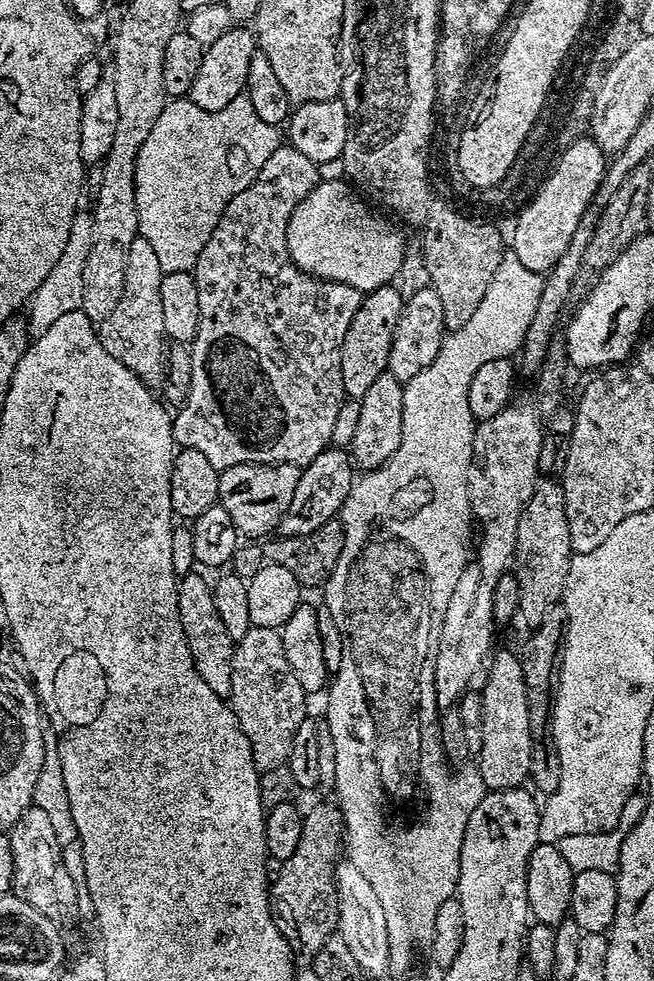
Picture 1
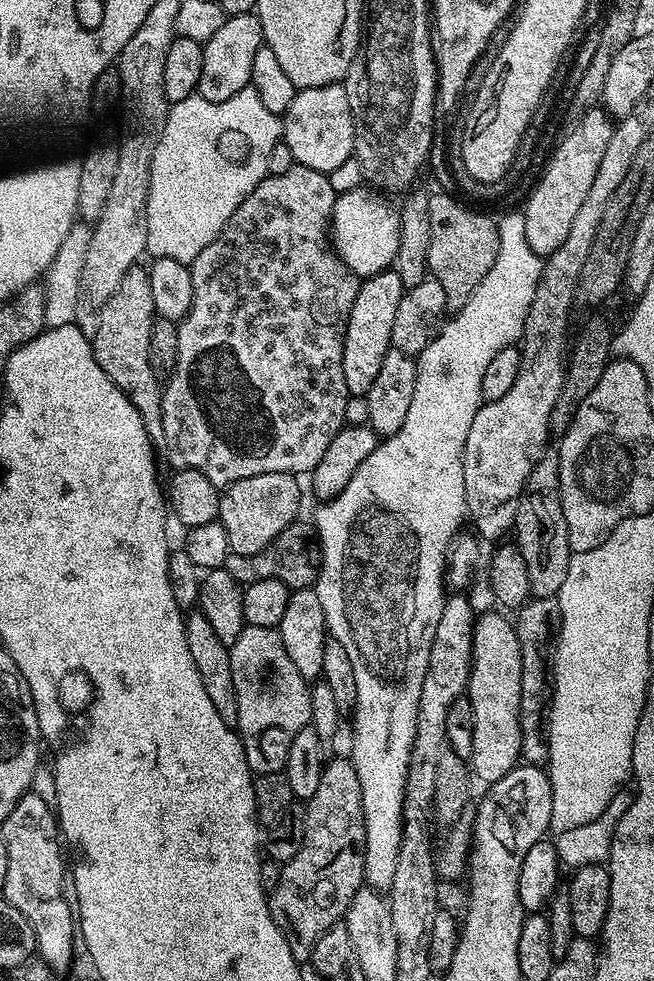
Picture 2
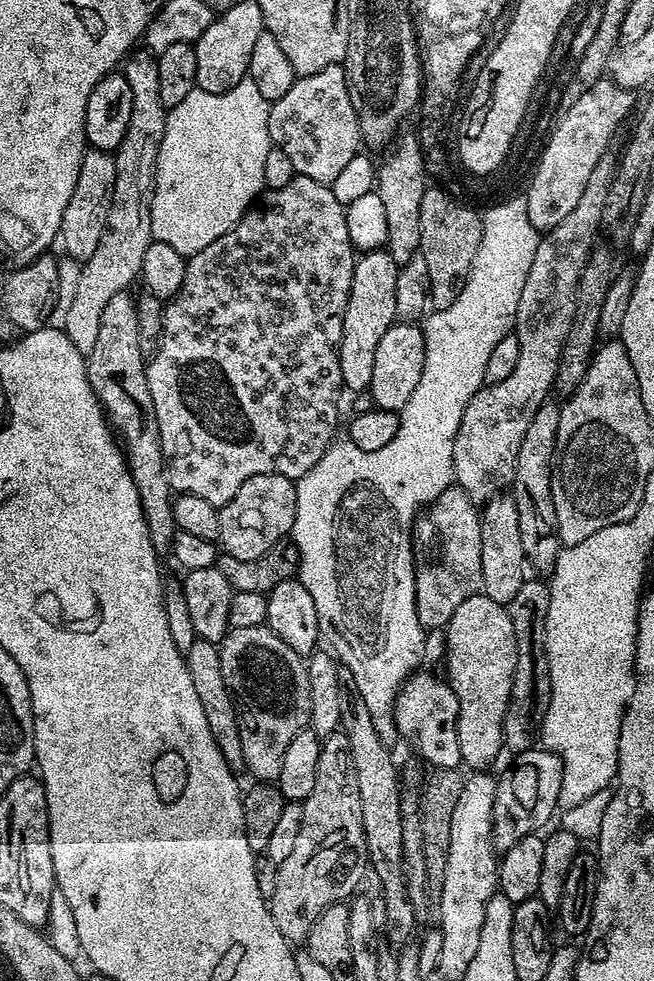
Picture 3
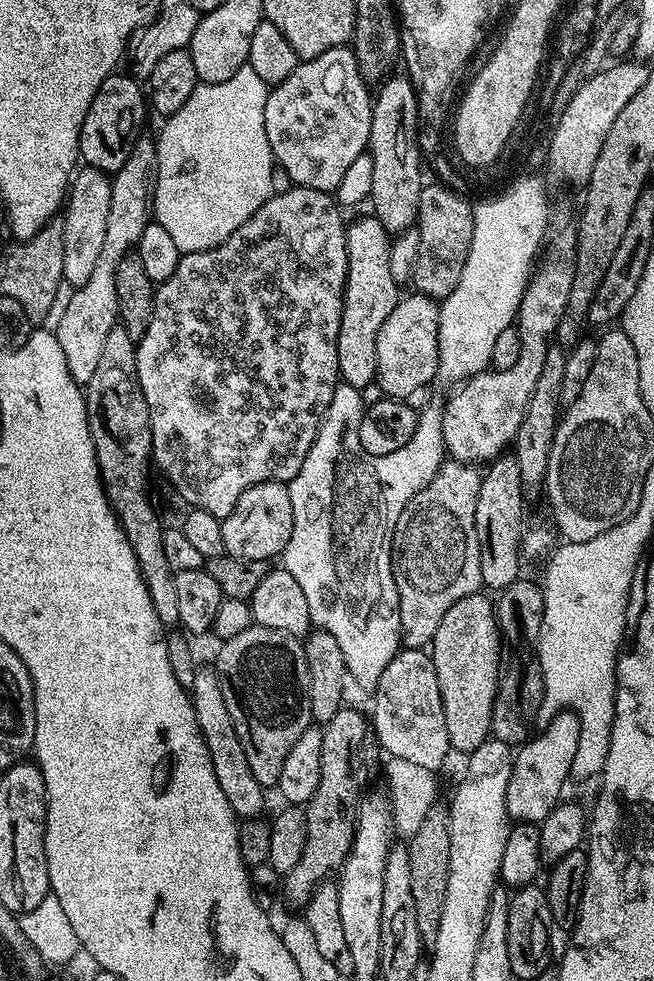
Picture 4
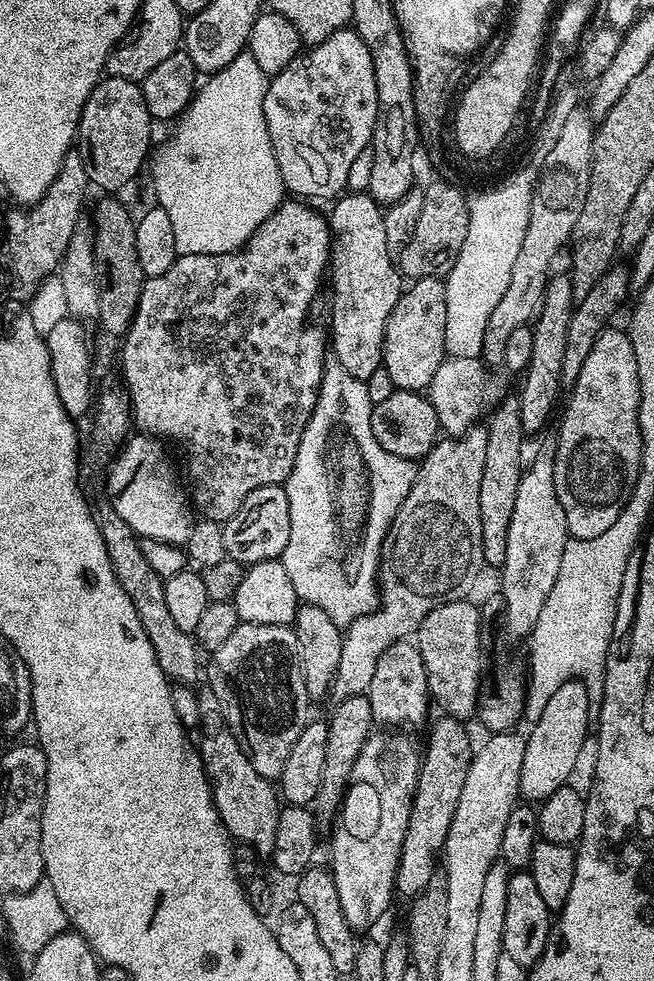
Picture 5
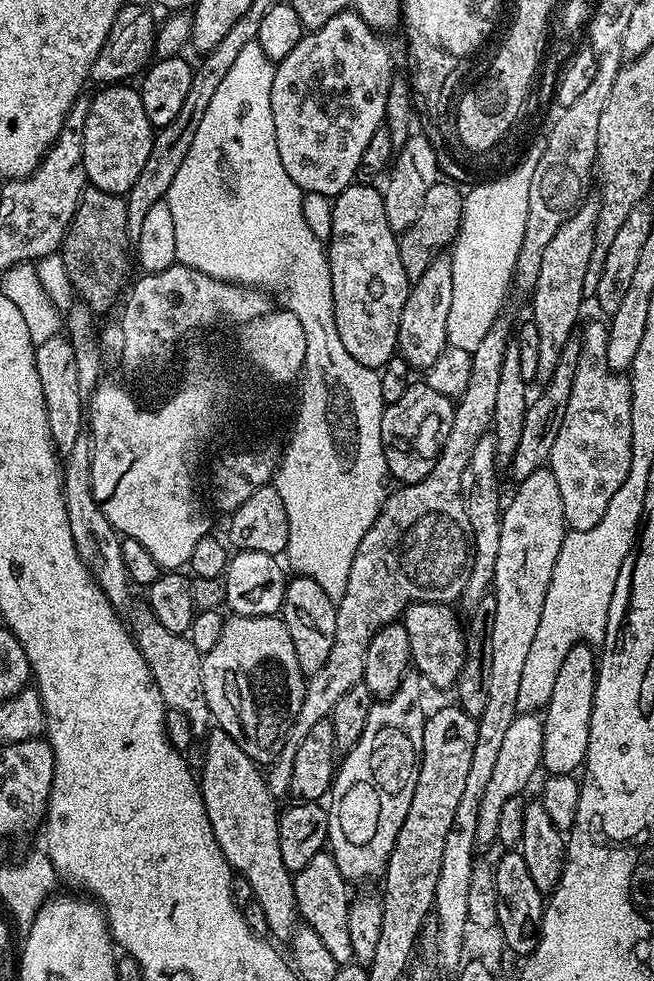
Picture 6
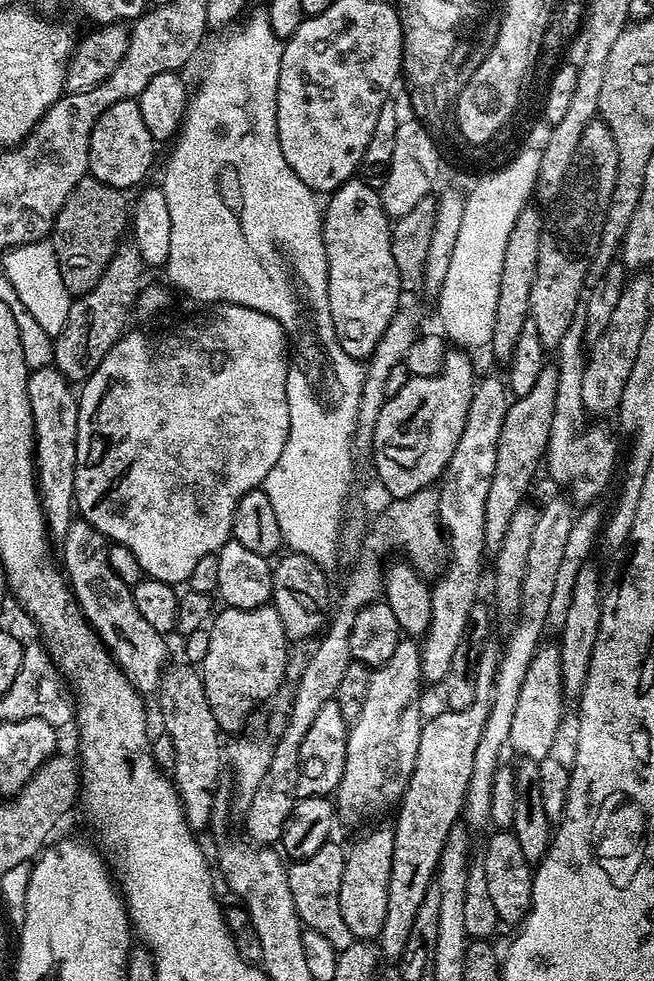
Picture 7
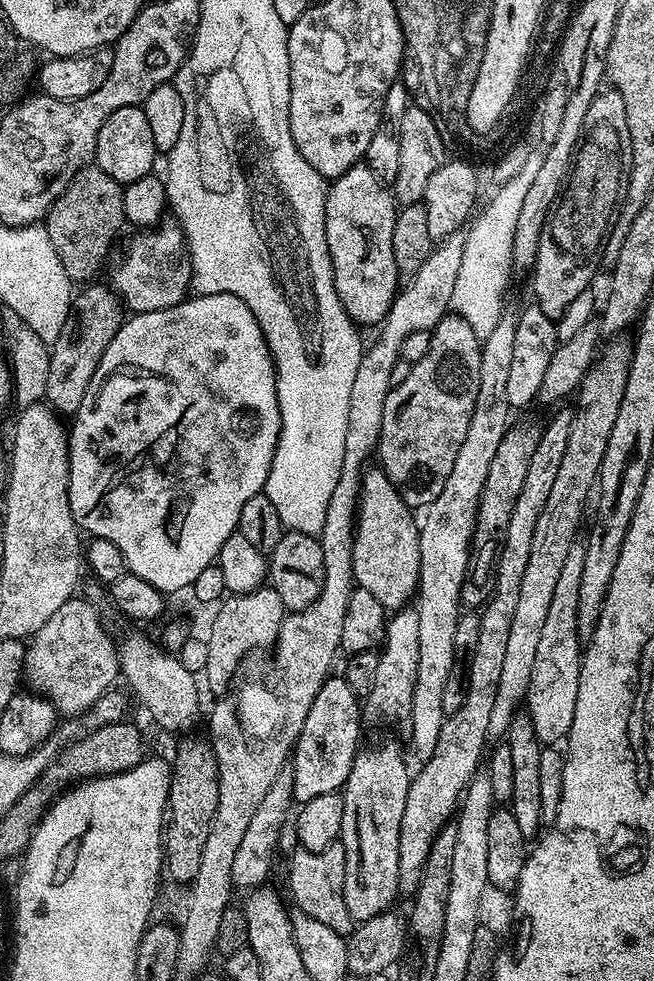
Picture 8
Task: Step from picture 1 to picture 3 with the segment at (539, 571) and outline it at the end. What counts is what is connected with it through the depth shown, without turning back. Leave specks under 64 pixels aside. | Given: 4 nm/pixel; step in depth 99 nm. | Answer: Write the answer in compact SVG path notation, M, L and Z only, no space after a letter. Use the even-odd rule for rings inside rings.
M549 398L538 410L538 414L530 422L530 430L526 430L522 450L518 450L518 466L516 477L510 485L510 495L518 506L518 527L522 530L522 546L527 563L532 564L540 574L551 573L560 557L560 537L556 535L556 514L552 497L552 474L556 457L556 439L558 438L558 422L560 421L559 403Z

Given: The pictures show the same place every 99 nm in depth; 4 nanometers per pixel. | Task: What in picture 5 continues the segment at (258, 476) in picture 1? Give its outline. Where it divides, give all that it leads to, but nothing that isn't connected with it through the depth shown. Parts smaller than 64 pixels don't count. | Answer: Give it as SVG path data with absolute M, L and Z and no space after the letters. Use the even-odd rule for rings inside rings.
M283 484L258 486L258 490L246 494L246 502L238 506L238 514L234 514L234 518L227 520L223 529L228 558L237 560L243 566L267 560L279 560L281 554L286 550L286 542L290 542L290 502L286 498Z

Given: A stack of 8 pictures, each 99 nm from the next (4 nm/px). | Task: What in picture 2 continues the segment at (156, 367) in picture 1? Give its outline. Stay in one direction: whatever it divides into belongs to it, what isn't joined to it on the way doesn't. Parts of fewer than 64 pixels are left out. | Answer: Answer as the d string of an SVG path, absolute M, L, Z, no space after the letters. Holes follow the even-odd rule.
M137 266L126 270L118 290L110 294L102 314L98 318L98 330L90 337L92 353L106 370L106 374L130 398L138 410L148 435L153 438L163 437L162 430L162 380L156 377L154 361L150 358L150 330L153 320L157 319L154 306L154 290L150 286L148 269Z

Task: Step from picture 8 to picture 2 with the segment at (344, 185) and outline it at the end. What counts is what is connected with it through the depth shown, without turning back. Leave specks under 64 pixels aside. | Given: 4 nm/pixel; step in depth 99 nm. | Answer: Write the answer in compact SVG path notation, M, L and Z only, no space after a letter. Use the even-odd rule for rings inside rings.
M395 270L379 272L360 280L360 289L354 298L354 306L350 306L350 318L344 331L344 353L342 354L342 370L346 374L346 386L353 396L367 397L370 386L374 386L374 378L378 378L378 370L382 370L382 358L392 348L392 327L398 310L398 302L402 302L406 289L402 278L398 278Z

